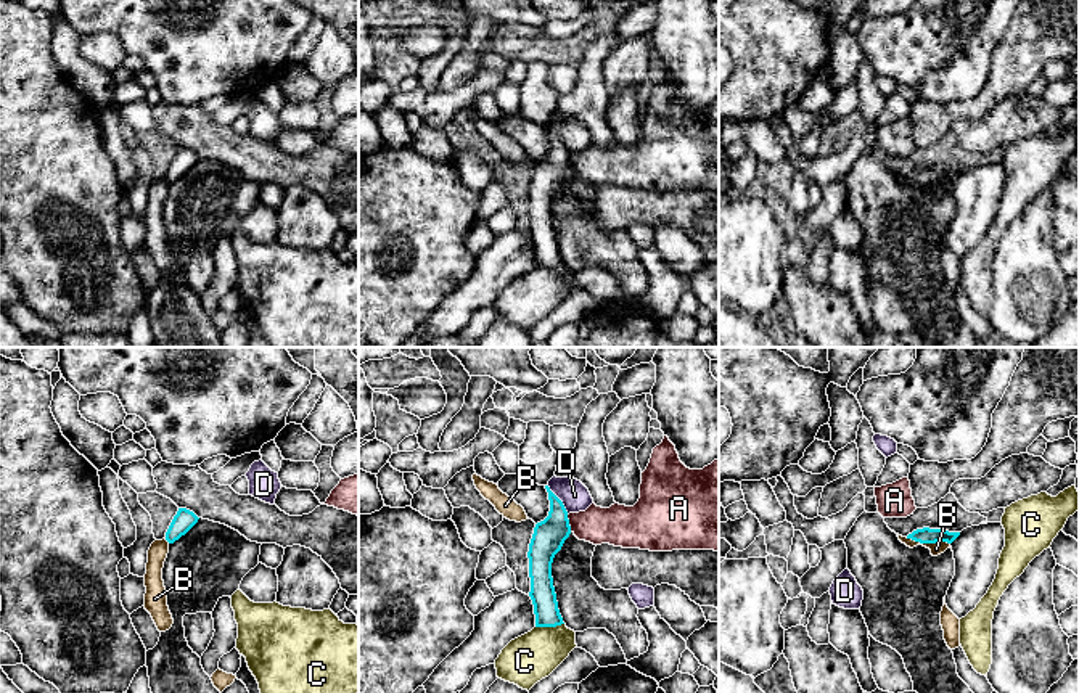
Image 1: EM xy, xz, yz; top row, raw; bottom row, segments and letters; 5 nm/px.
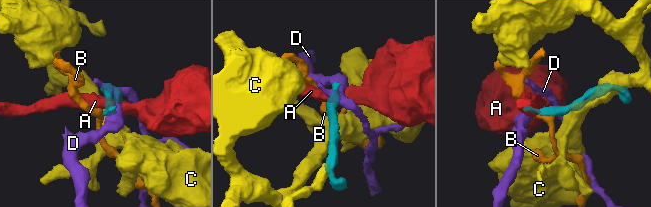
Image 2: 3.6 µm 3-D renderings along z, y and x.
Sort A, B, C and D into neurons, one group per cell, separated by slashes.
A / B / C / D

